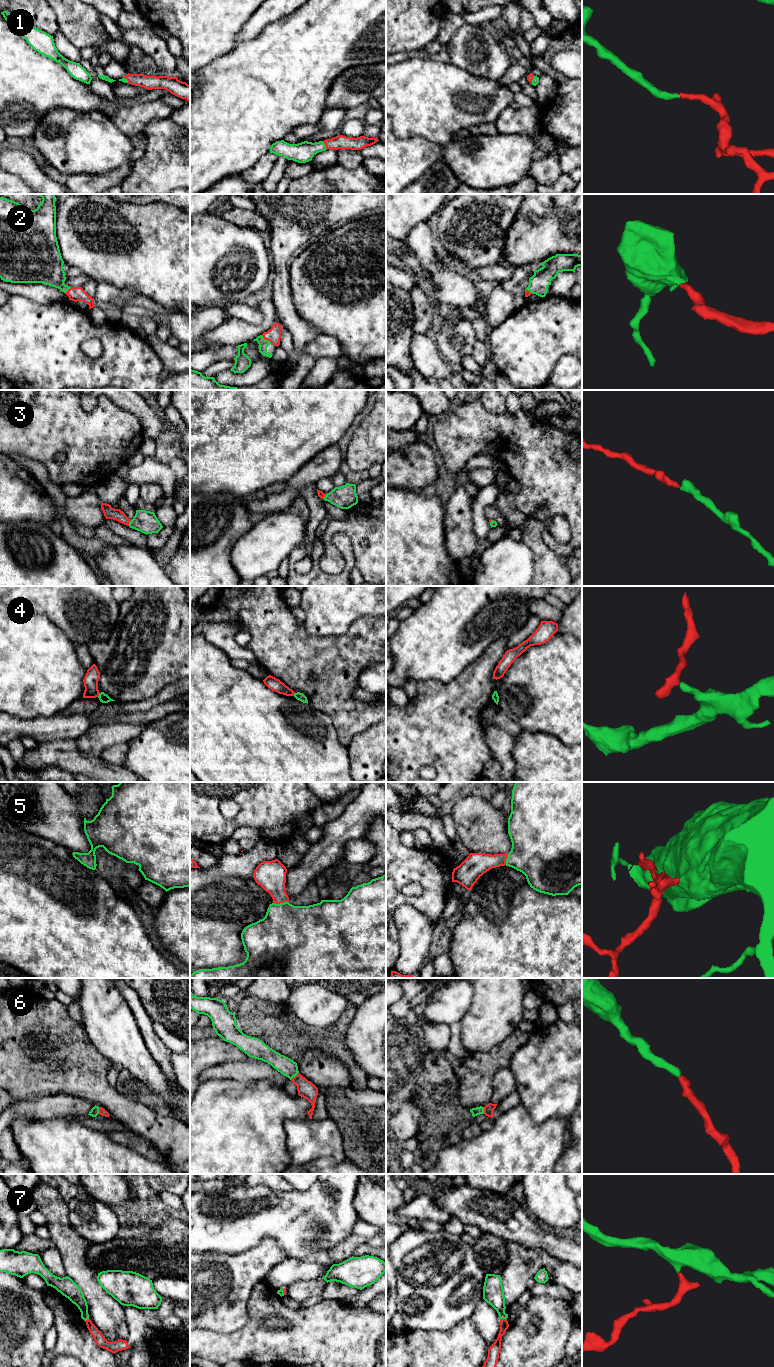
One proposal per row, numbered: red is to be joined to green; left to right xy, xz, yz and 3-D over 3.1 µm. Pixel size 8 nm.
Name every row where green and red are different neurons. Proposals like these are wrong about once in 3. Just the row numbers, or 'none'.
4

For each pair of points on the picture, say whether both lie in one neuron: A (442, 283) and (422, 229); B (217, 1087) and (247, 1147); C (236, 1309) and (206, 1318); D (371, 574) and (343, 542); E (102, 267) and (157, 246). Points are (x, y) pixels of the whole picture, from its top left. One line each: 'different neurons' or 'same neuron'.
A: same neuron
B: same neuron
C: same neuron
D: different neurons
E: same neuron

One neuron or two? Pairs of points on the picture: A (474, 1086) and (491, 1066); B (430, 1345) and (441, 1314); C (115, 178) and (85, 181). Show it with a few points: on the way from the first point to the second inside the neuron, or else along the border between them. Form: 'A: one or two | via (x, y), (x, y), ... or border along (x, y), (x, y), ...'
A: one | via (476, 1081), (486, 1071)
B: two | border along (457, 1322), (446, 1329), (411, 1330)
C: one | via (108, 179), (105, 181), (92, 181)

